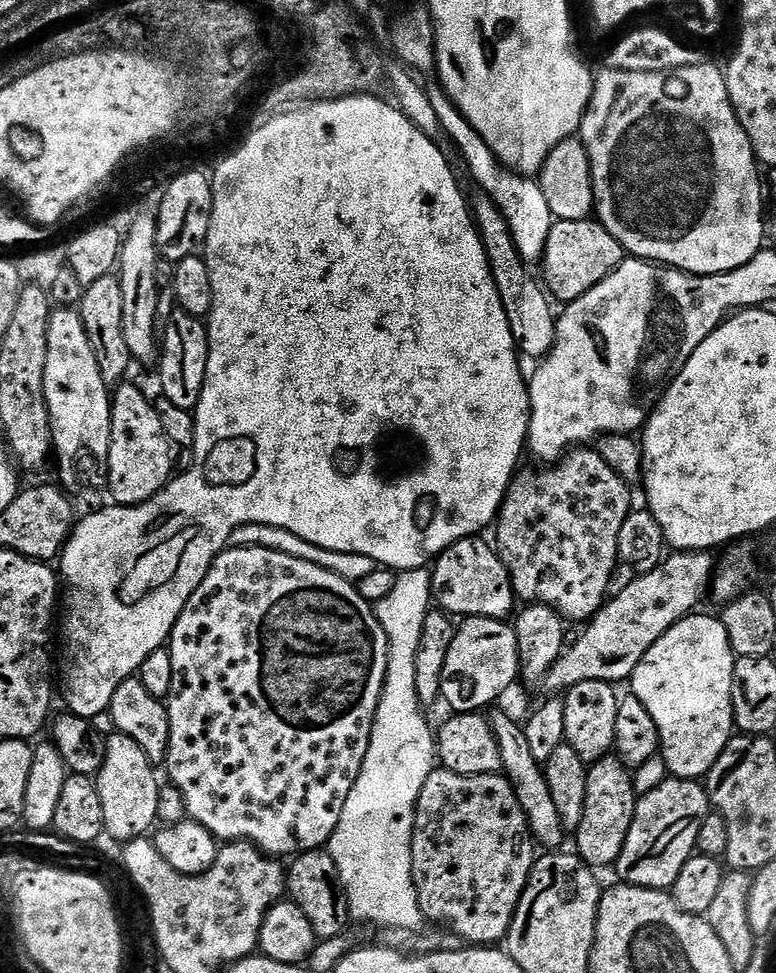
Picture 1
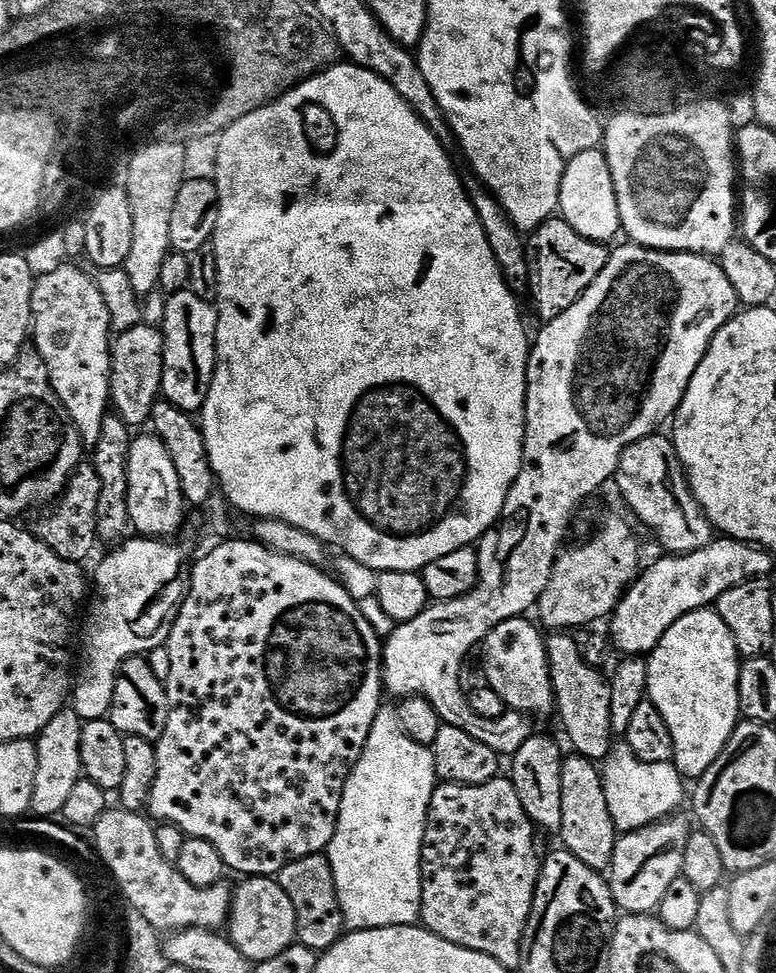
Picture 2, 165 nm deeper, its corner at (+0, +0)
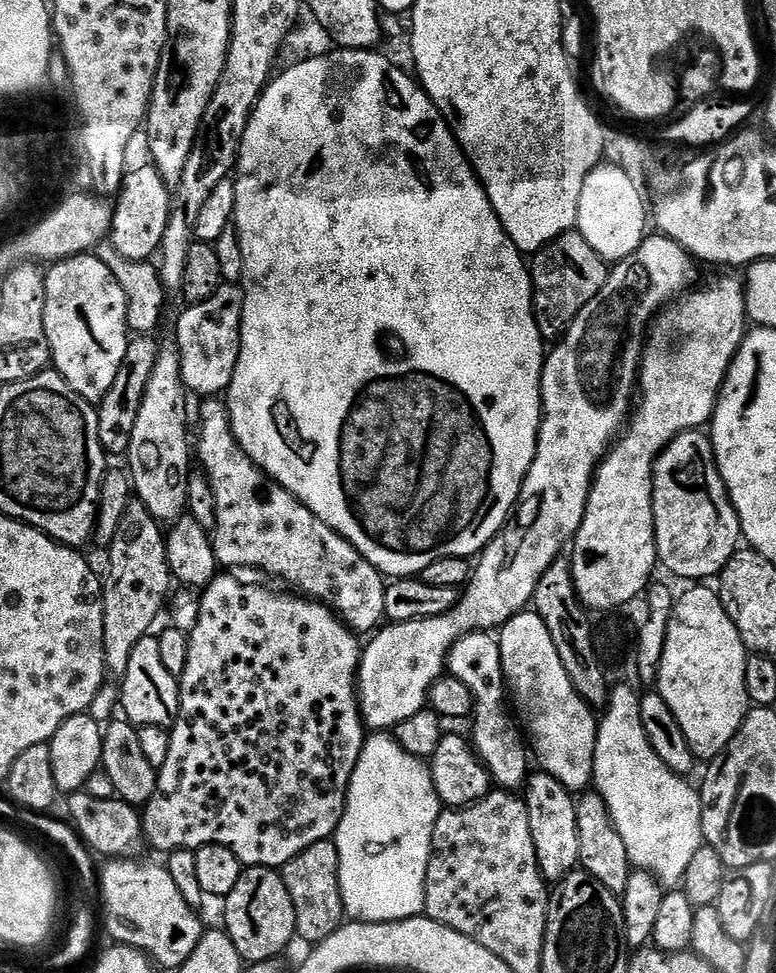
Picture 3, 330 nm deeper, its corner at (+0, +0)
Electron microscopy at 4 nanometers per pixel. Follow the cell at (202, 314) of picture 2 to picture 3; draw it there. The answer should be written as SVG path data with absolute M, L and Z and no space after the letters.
M221 286L210 298L188 304L176 320L174 347L180 355L180 376L189 393L216 398L227 393L240 353L240 305L242 296L235 287Z

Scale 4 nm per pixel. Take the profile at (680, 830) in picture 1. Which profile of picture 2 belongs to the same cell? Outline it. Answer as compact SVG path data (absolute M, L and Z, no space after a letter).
M681 814L667 816L665 820L659 820L653 824L646 825L633 832L625 832L619 837L614 846L612 863L606 872L608 889L617 909L624 914L652 914L659 909L662 898L666 898L666 890L675 880L681 879L684 867L682 858L686 854L686 842L692 837L693 825L688 825L688 820Z

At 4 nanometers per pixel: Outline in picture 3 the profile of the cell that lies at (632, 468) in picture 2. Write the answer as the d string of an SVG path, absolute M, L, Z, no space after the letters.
M693 430L674 437L663 452L657 455L652 465L652 518L656 535L656 559L663 567L665 564L674 575L692 580L688 582L704 582L707 581L704 580L707 576L719 577L726 562L730 562L732 555L738 551L739 544L736 543L741 543L742 540L740 520L732 509L732 501L728 499L722 478L718 474L714 475L713 465L706 455L705 441L704 444L700 441L700 435L699 431Z

